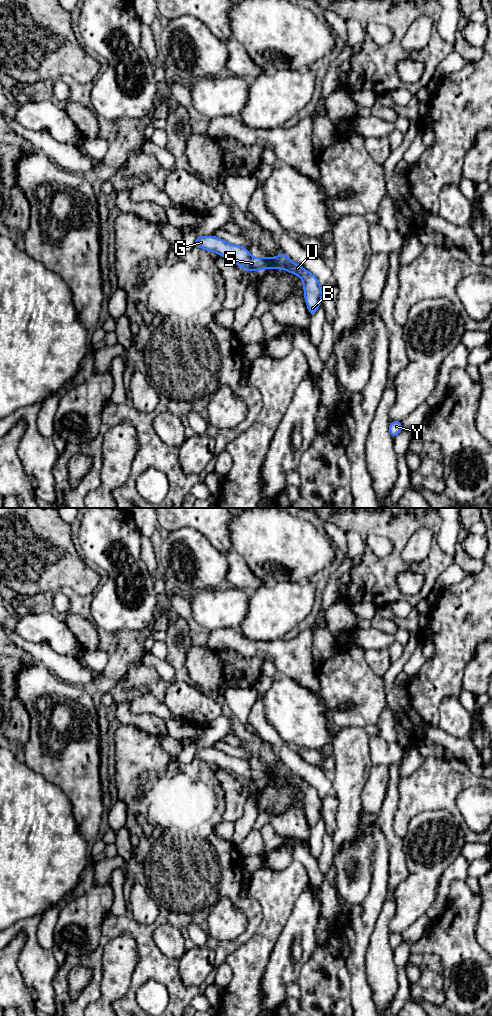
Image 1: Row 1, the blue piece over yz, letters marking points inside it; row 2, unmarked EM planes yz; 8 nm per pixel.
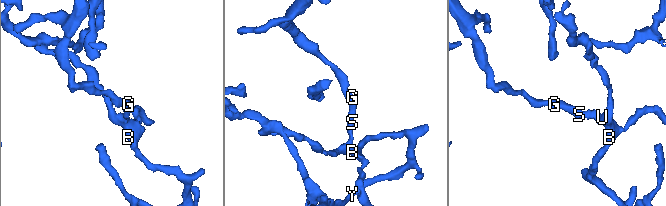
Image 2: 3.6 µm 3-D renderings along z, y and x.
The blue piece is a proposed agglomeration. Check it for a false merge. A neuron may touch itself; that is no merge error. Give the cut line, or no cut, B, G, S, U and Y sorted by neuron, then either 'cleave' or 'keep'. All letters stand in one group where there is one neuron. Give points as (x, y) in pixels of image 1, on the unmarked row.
no cut | B G S U Y | keep

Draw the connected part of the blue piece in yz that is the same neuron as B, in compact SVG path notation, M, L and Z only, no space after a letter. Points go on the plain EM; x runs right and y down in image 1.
M197 748L195 756L202 762L216 764L222 769L229 770L235 776L246 783L259 783L264 781L283 781L292 786L298 787L304 797L304 810L310 828L313 828L321 816L323 806L322 798L317 789L290 772L283 764L277 769L252 769L248 760L227 755L223 751L212 748Z

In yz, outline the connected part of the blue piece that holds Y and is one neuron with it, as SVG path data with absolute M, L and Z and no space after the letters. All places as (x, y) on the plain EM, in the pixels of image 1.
M392 933L389 937L390 948L395 951L395 949L403 942L402 933Z

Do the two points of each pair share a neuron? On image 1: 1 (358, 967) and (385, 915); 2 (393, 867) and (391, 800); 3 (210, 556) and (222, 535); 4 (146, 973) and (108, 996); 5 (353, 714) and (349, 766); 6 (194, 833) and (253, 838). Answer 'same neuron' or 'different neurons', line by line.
1: different neurons
2: same neuron
3: different neurons
4: different neurons
5: different neurons
6: different neurons

